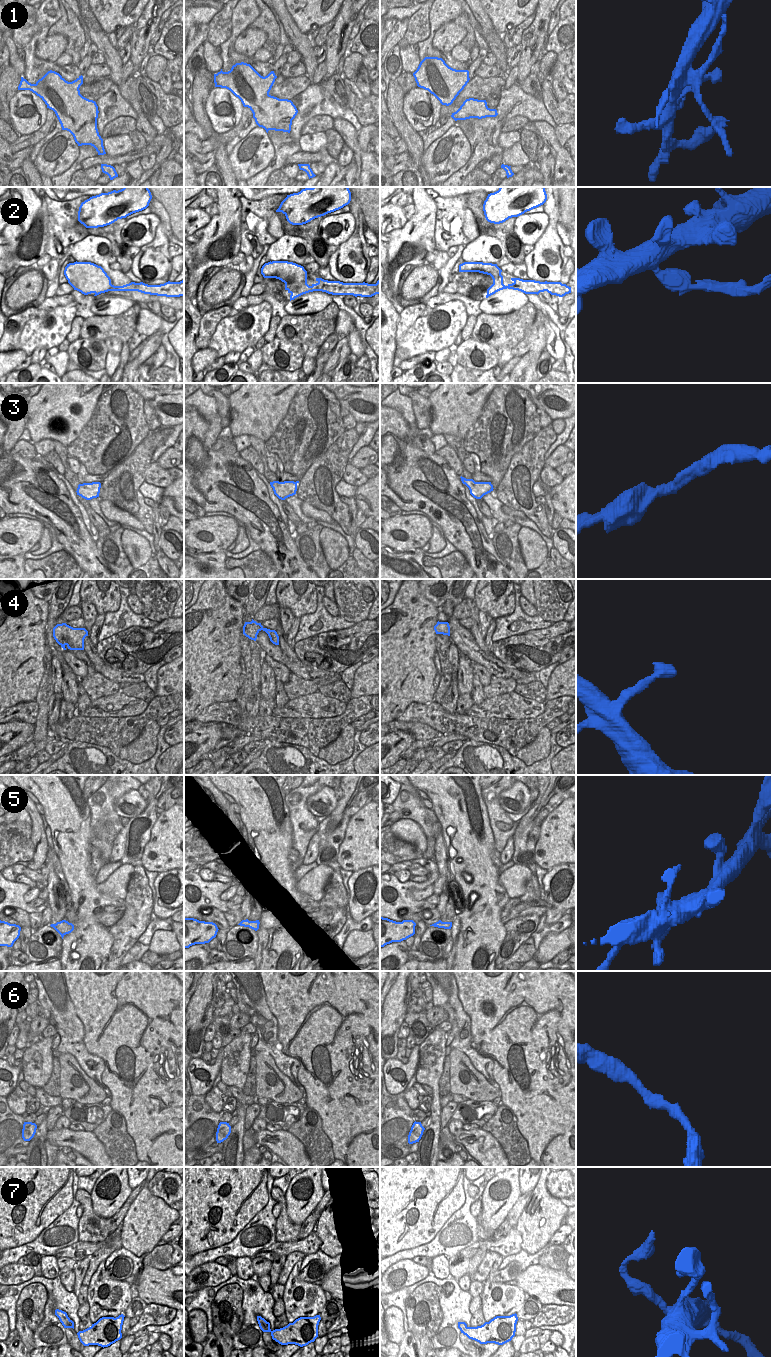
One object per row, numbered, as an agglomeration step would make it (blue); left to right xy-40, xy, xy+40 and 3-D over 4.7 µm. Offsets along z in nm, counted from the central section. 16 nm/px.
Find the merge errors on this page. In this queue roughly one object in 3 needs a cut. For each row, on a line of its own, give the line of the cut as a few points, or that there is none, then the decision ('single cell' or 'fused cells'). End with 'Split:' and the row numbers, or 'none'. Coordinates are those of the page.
1: no cut; single cell
2: cut in xy-40 along (114, 286), (110, 290); fused cells
3: no cut; single cell
4: no cut; single cell
5: no cut; single cell
6: no cut; single cell
7: no cut; single cell
Split: 2

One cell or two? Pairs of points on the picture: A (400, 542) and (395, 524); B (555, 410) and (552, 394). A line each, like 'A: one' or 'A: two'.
A: one
B: one

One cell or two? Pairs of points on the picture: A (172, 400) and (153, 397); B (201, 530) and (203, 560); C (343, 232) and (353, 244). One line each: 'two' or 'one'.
A: one
B: two
C: two

